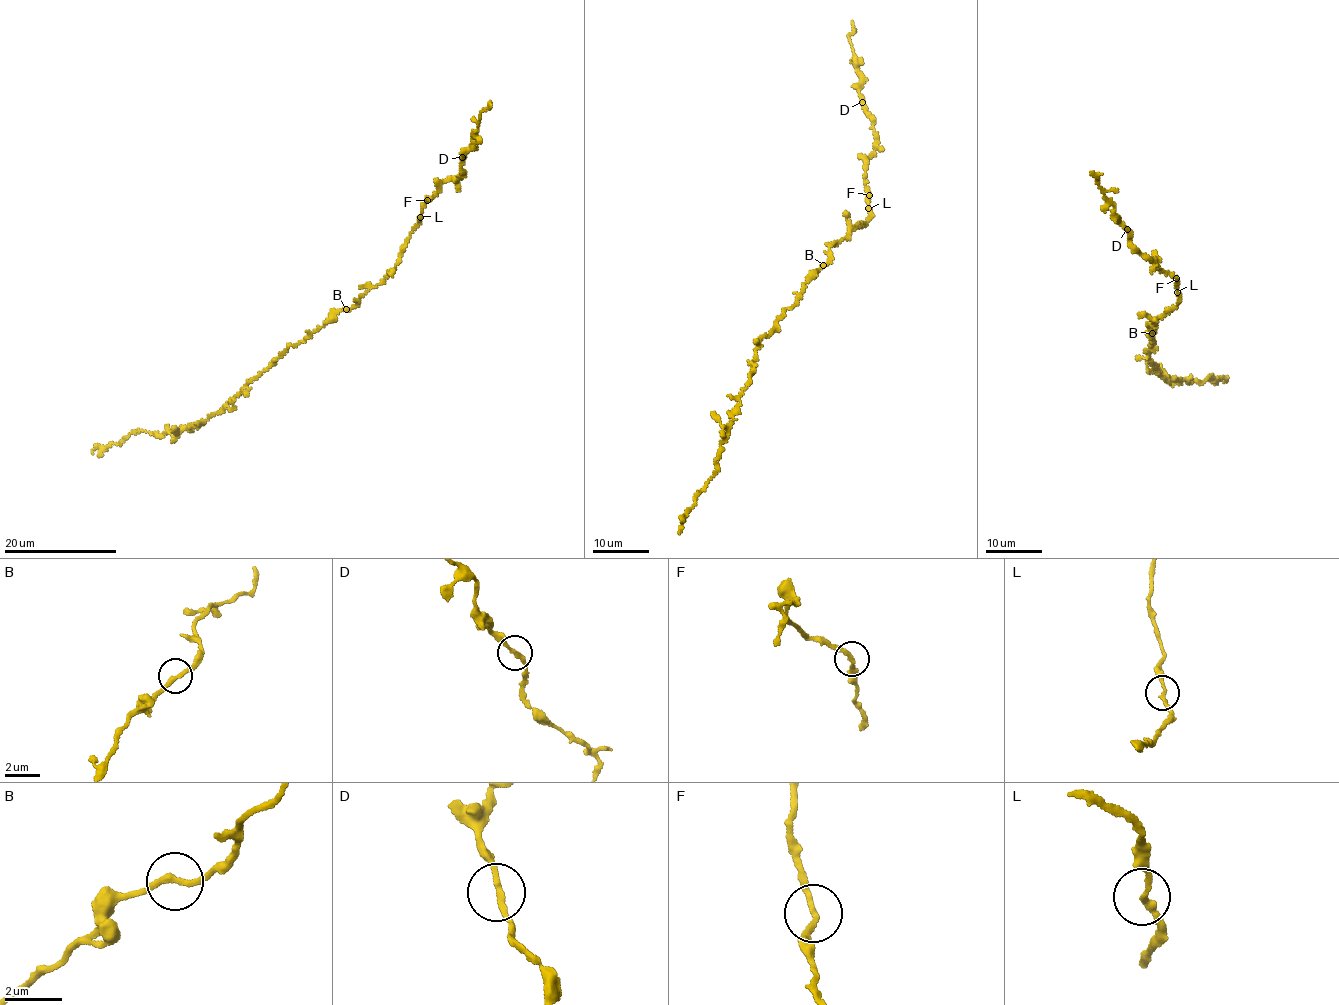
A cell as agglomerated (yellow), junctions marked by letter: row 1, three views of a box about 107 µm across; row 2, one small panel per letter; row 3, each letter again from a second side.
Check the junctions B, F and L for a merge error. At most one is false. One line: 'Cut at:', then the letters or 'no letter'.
Cut at: no letter

